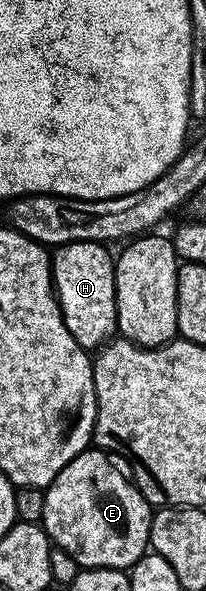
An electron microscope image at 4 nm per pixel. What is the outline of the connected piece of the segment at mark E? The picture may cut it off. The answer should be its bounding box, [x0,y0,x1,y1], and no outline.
[40,447,152,570]

